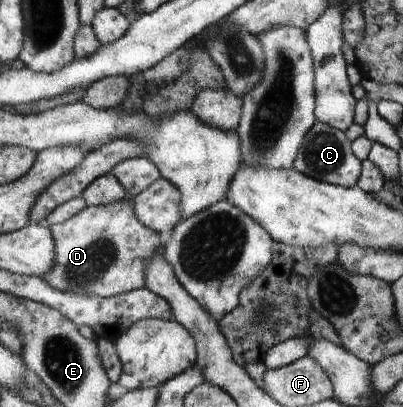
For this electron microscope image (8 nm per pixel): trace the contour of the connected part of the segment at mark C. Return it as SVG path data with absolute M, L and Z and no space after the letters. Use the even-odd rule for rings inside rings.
M317 122L305 136L304 147L295 160L295 168L297 172L315 180L322 180L335 186L355 188L363 172L363 161L353 152L352 142L347 139L345 132L327 126L323 122Z

